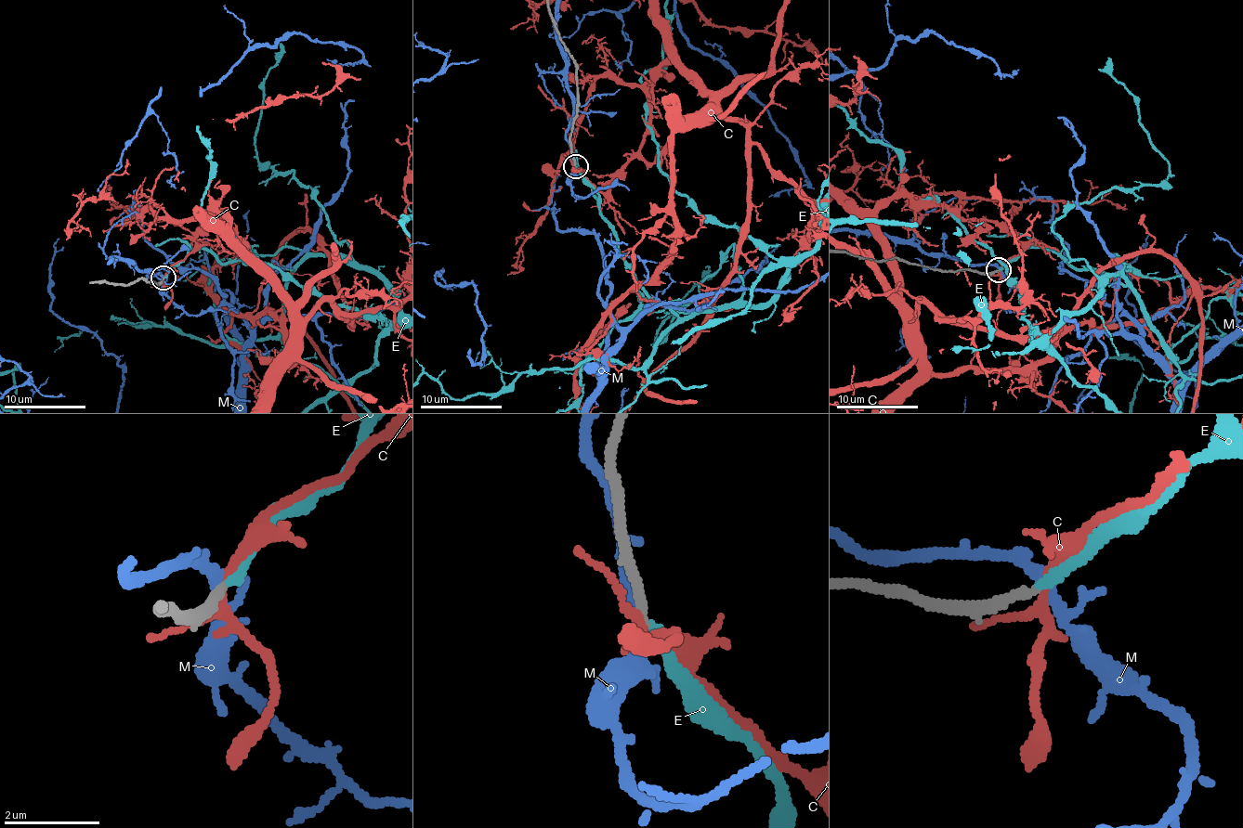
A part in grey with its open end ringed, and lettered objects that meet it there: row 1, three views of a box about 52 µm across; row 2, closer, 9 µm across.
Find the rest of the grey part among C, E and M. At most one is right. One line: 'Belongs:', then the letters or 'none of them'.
Belongs: E

